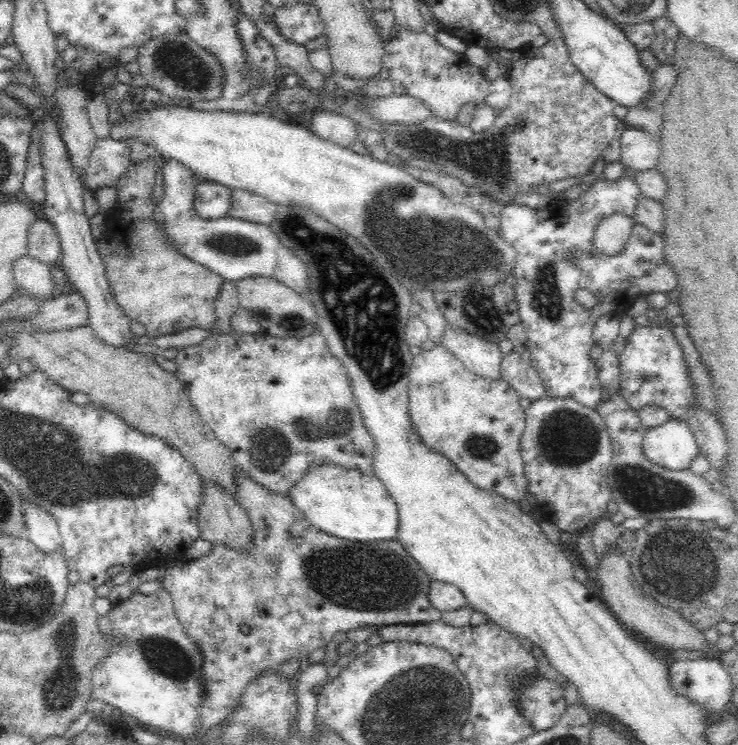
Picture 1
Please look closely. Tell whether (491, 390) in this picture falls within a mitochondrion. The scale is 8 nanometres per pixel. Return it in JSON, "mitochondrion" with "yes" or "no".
{"mitochondrion":"no"}

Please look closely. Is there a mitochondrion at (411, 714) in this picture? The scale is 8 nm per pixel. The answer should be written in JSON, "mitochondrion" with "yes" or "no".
{"mitochondrion":"yes"}

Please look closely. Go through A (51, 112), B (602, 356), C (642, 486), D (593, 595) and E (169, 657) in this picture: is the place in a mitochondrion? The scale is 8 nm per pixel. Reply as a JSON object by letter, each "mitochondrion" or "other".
{"A":"other","B":"other","C":"mitochondrion","D":"other","E":"mitochondrion"}

